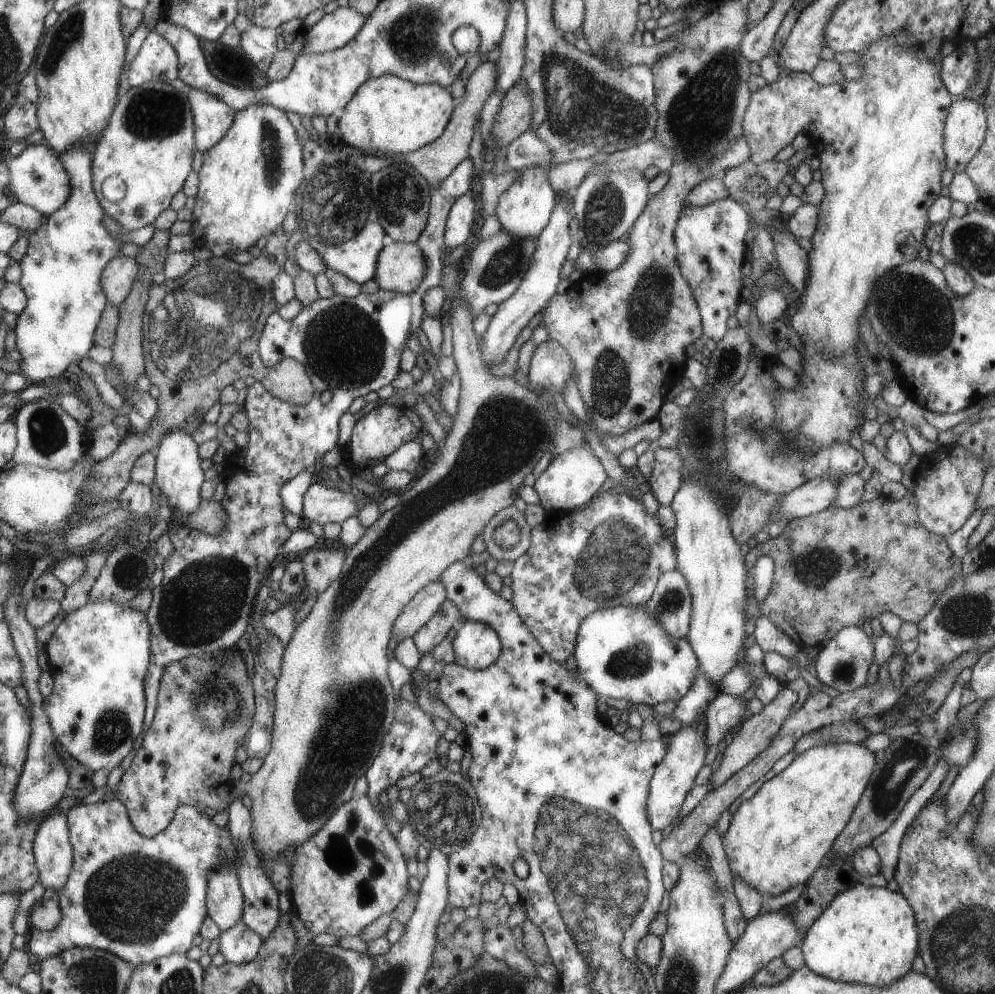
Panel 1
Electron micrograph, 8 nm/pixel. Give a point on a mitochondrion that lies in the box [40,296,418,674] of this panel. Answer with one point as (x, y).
(203, 601)

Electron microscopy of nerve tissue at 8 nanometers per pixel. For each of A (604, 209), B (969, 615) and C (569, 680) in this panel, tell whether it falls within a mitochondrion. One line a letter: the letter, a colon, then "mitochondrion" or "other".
A: mitochondrion
B: mitochondrion
C: other

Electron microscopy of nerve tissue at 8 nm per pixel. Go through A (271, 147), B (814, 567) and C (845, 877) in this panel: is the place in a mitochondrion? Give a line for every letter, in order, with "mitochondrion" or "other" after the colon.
A: mitochondrion
B: mitochondrion
C: other

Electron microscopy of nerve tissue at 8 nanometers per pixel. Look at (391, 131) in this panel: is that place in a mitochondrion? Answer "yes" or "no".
no

